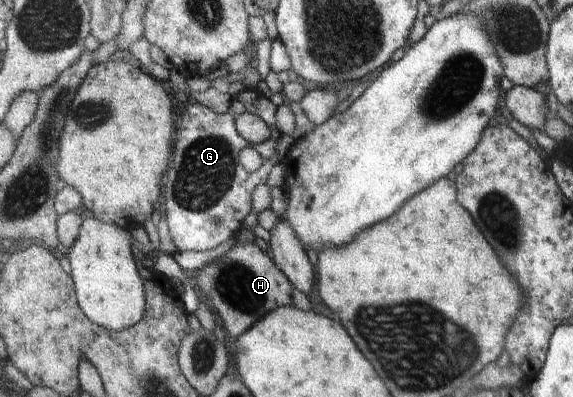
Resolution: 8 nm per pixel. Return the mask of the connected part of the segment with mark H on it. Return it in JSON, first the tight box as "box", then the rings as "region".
{"box":[192,242,293,338],"region":[[[255,242],[237,243],[224,256],[194,273],[192,280],[211,301],[211,308],[218,312],[226,334],[235,338],[244,335],[275,308],[293,304],[292,281]]]}

